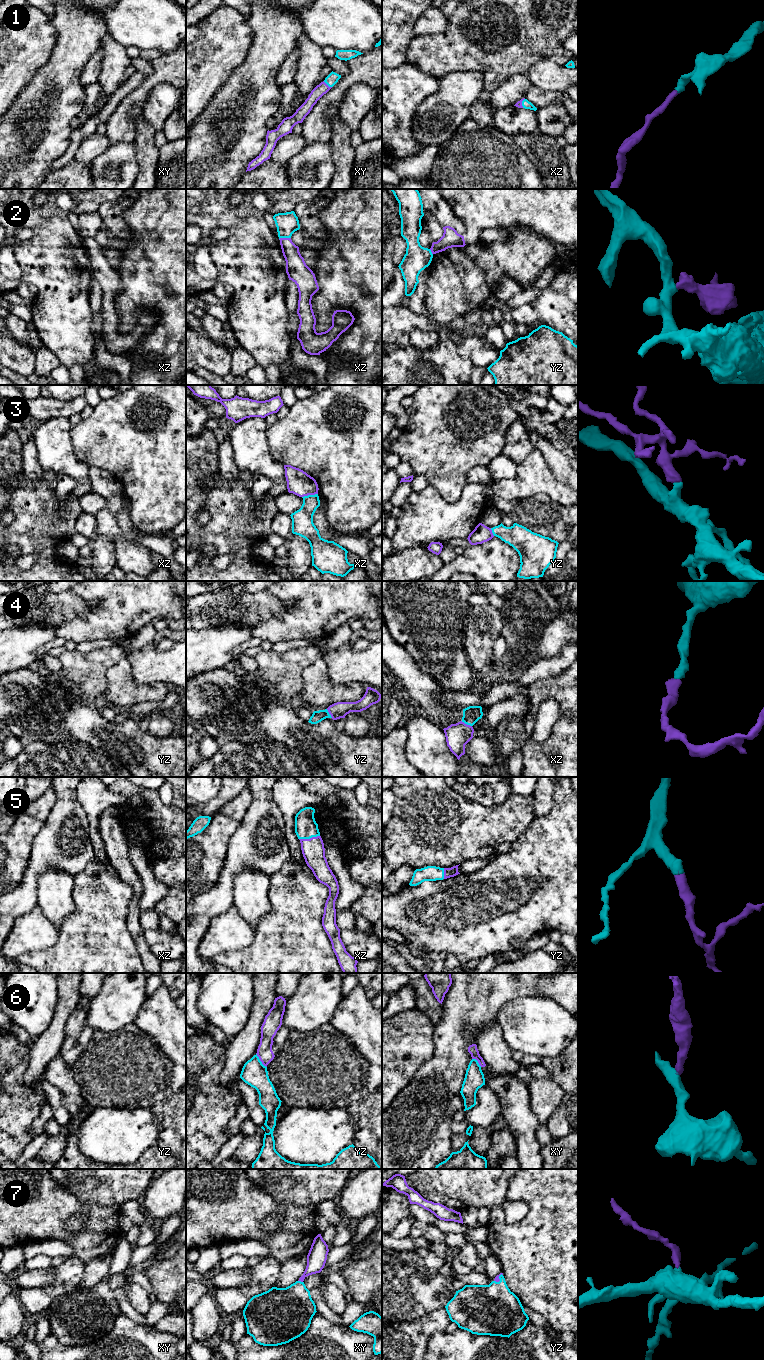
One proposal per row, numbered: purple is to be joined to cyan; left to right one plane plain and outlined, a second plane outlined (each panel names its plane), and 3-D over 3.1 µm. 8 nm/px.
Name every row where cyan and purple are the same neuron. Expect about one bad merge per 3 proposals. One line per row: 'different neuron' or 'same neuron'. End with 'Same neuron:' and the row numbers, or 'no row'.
1: same neuron
2: different neuron
3: same neuron
4: same neuron
5: same neuron
6: different neuron
7: same neuron
Same neuron: 1, 3, 4, 5, 7

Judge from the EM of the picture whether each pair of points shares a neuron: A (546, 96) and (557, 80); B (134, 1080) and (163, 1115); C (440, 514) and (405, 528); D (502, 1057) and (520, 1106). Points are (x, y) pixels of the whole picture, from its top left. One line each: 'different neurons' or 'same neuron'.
A: different neurons
B: same neuron
C: same neuron
D: different neurons

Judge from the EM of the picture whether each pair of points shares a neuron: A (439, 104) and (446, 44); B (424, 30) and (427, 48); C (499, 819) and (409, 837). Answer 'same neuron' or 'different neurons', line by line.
A: different neurons
B: different neurons
C: same neuron

